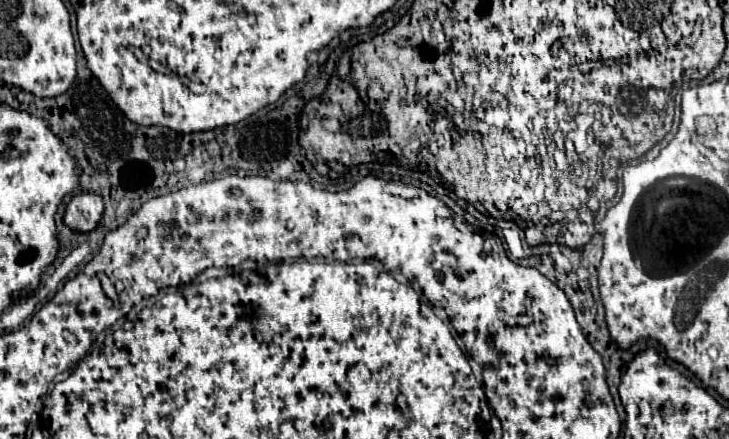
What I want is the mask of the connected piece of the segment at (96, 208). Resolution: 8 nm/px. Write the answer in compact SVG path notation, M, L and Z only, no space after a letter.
M78 193L70 199L64 211L64 225L76 233L90 233L98 227L104 215L104 201L98 193Z

